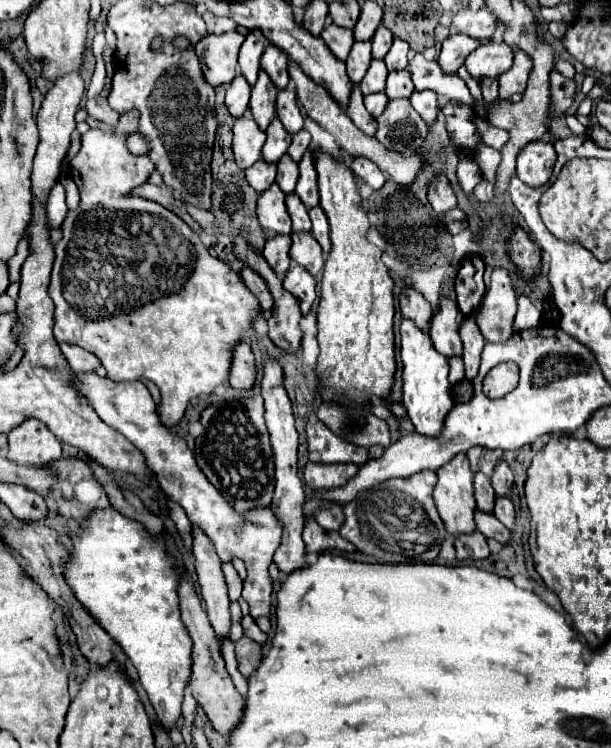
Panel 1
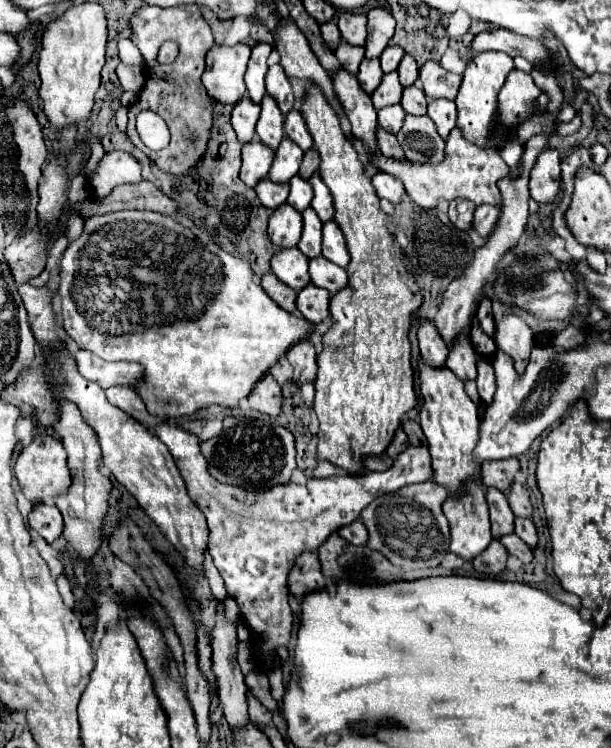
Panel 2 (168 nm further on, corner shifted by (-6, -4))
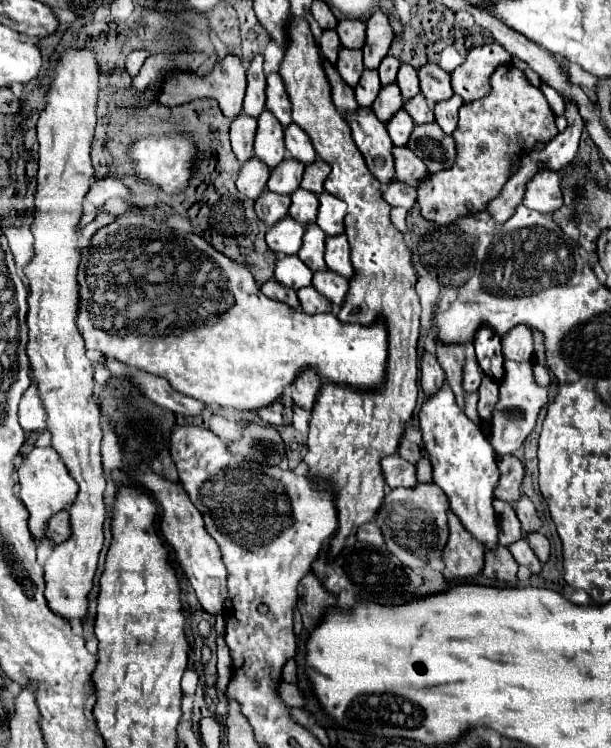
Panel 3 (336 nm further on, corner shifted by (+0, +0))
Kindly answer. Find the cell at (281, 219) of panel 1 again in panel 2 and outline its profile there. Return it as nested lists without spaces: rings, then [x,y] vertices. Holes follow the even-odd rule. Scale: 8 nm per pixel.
[[[288,203],[280,205],[270,217],[268,235],[270,235],[270,241],[280,249],[296,247],[302,237],[300,213],[296,213],[296,209],[292,209]]]

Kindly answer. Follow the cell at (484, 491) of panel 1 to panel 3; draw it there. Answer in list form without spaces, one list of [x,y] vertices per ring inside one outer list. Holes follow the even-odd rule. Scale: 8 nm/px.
[[[494,499],[494,511],[498,515],[498,543],[500,545],[510,545],[522,537],[520,531],[520,521],[512,509],[510,503]]]

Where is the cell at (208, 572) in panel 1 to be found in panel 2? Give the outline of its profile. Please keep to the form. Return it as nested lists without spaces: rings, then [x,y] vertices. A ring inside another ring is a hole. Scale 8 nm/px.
[[[222,603],[218,607],[218,619],[216,619],[216,625],[212,631],[212,645],[210,647],[212,647],[212,671],[218,681],[218,699],[220,699],[220,705],[224,707],[224,717],[230,725],[230,731],[244,729],[244,725],[250,723],[248,703],[246,703],[246,683],[244,683],[244,675],[236,663],[236,649],[238,649],[236,627],[224,619]]]

